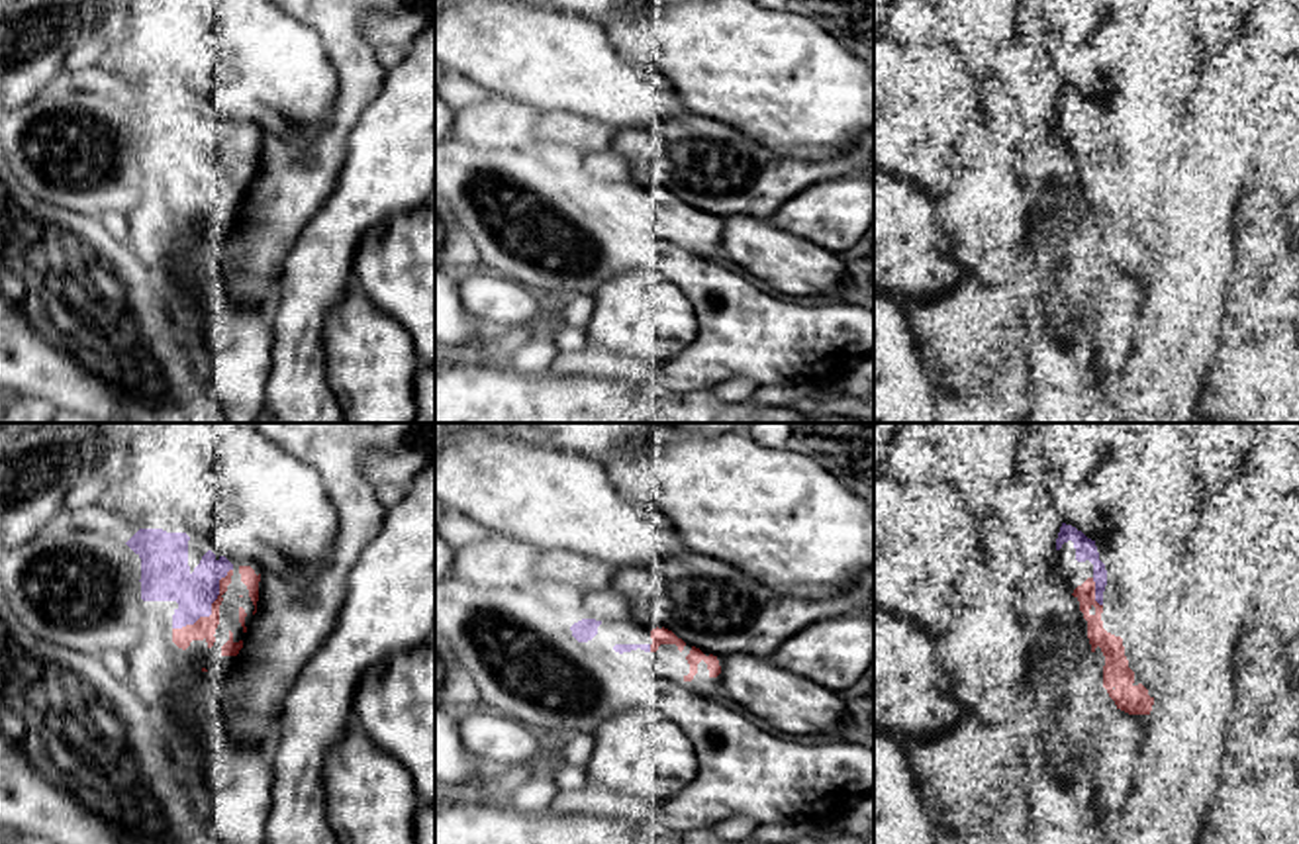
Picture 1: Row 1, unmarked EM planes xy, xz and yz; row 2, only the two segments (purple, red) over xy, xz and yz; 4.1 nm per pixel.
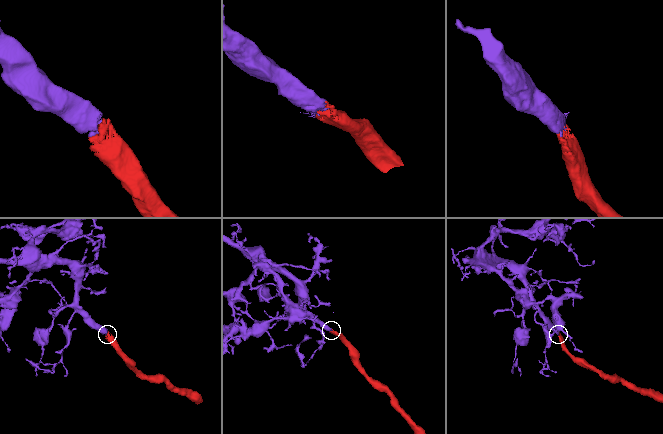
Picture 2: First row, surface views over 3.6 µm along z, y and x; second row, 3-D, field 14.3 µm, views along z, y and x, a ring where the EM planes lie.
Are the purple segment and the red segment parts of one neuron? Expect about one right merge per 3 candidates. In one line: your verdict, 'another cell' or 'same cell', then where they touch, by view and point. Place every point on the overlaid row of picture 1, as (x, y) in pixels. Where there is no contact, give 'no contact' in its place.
same cell; contact xy (210, 609)

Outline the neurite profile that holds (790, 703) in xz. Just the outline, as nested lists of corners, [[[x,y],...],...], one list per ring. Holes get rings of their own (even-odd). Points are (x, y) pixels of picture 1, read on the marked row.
[[[729,654],[721,691],[778,734],[841,730],[848,709],[839,691],[776,666],[770,658]]]

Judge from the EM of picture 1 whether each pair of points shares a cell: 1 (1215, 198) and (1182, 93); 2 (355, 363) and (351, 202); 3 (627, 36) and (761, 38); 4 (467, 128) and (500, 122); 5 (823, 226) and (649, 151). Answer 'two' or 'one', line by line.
1: two
2: two
3: one
4: one
5: two

